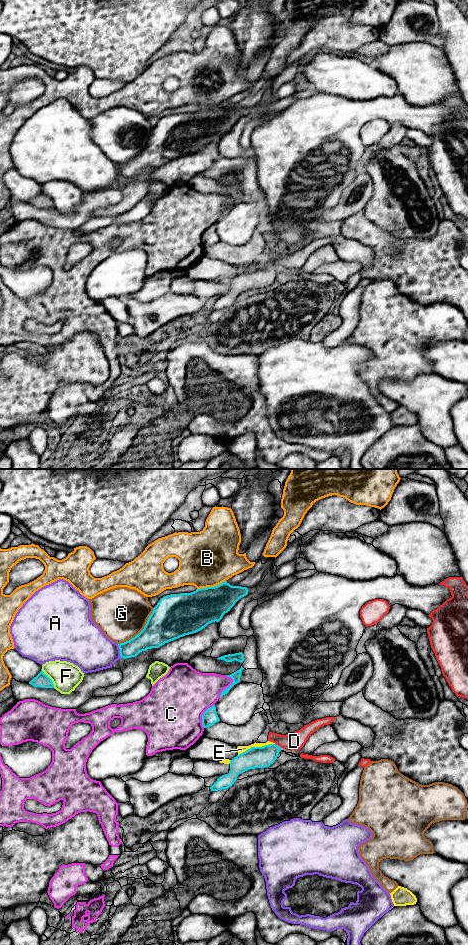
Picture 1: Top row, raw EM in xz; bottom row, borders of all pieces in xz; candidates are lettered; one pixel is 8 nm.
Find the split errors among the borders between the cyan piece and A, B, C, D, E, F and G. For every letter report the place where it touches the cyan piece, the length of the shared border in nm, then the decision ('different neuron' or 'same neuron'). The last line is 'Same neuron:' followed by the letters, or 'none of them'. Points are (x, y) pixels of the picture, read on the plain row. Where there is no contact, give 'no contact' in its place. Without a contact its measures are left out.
A: xz (120, 171) | 120 nm | different neuron
B: xz (211, 107) | 240 nm | different neuron
C: xz (228, 207) | 200 nm | different neuron
D: xz (277, 265) | 70 nm | different neuron
E: xz (256, 267) | 320 nm | different neuron
F: xz (50, 199) | 200 nm | different neuron
G: xz (141, 151) | 400 nm | different neuron
Same neuron: none of them

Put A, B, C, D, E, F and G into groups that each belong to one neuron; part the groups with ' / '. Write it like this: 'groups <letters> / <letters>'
groups A / B / C / D / E / F / G

